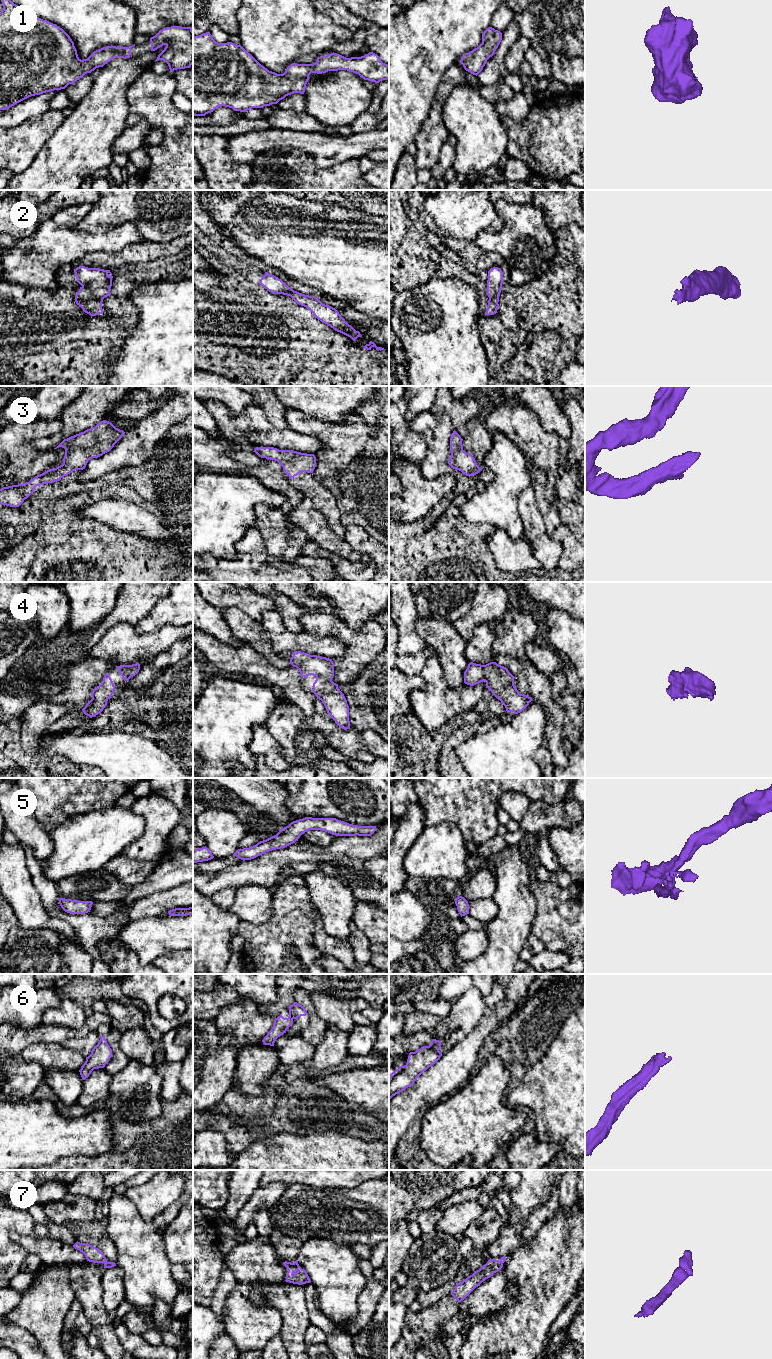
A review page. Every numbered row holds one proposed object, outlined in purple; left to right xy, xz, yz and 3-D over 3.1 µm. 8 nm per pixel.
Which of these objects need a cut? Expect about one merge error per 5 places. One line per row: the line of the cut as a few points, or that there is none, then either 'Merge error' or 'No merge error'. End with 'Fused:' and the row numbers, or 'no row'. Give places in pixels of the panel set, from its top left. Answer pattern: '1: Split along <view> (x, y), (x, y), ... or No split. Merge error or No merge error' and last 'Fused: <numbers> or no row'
1: No split. No merge error
2: No split. No merge error
3: No split. No merge error
4: No split. No merge error
5: No split. No merge error
6: Split along yz (427, 1046), (438, 1051). Merge error
7: No split. No merge error
Fused: 6

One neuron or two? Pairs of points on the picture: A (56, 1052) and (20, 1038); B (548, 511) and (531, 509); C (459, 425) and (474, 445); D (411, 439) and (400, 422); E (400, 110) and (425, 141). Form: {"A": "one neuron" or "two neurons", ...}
{"A": "two neurons", "B": "two neurons", "C": "two neurons", "D": "one neuron", "E": "two neurons"}

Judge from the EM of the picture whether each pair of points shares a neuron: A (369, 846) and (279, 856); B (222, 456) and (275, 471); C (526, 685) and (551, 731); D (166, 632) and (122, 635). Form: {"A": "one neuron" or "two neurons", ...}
{"A": "one neuron", "B": "one neuron", "C": "one neuron", "D": "one neuron"}

